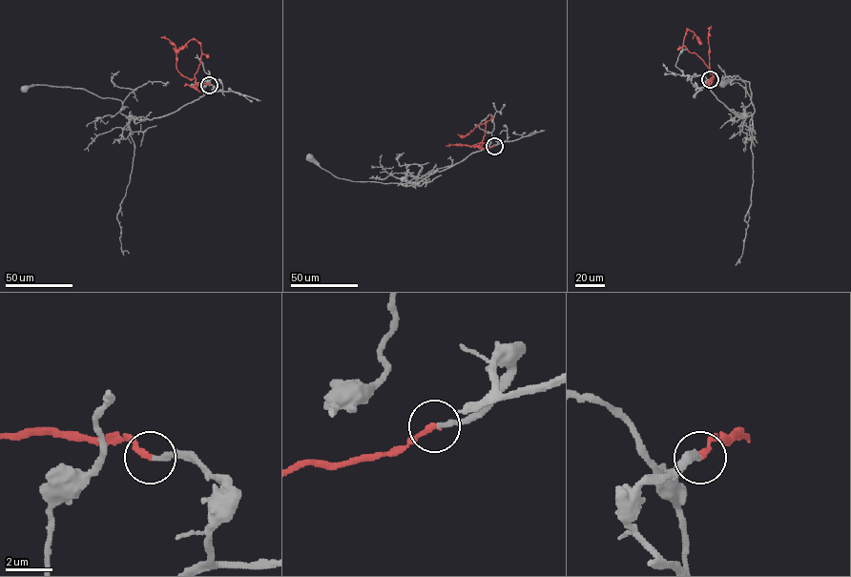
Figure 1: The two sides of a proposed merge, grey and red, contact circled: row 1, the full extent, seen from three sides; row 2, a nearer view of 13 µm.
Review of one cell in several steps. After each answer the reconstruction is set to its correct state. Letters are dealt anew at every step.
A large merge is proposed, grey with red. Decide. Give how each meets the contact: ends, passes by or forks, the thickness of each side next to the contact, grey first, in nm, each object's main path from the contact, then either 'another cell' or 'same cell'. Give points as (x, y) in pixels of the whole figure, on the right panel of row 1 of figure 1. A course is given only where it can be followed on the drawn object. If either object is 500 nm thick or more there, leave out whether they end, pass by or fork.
grey ends | red ends | 240/240 nm | grey via (710, 79), (706, 84), (729, 110), (737, 116), (752, 115), (754, 109), (749, 82), (731, 79), (722, 84) | red via (710, 79), (713, 73), (709, 68), (683, 44), (687, 30), (694, 32), (697, 38) | same cell

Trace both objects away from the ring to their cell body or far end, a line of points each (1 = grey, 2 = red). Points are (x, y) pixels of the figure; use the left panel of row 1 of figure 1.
1: (209, 85), (212, 92), (173, 113), (144, 120), (123, 114), (120, 100), (82, 89), (33, 85), (24, 89)
2: (209, 85), (196, 82), (201, 52), (199, 43), (192, 39), (177, 51), (173, 48)

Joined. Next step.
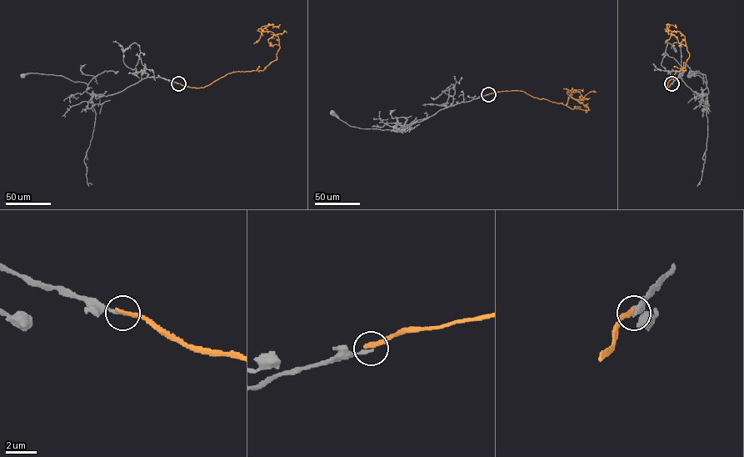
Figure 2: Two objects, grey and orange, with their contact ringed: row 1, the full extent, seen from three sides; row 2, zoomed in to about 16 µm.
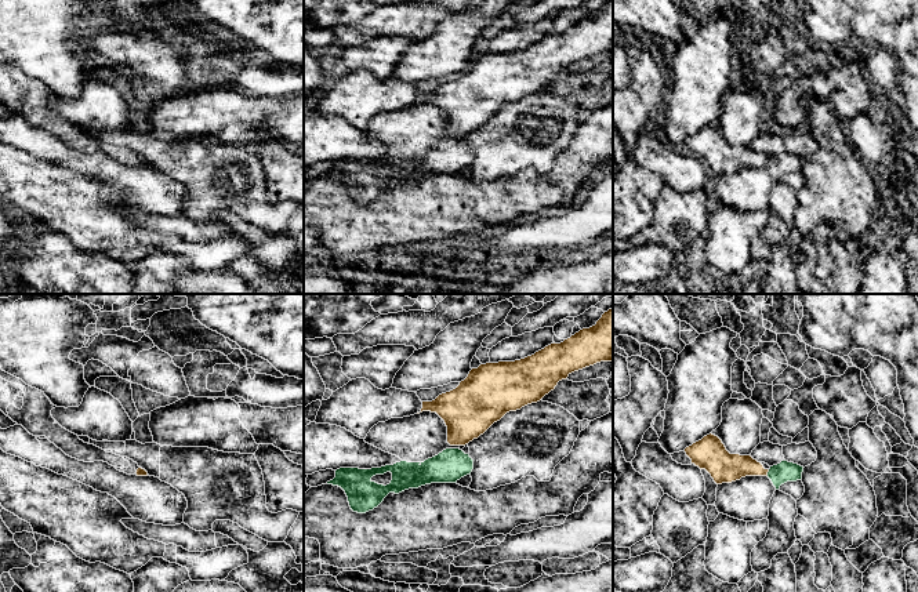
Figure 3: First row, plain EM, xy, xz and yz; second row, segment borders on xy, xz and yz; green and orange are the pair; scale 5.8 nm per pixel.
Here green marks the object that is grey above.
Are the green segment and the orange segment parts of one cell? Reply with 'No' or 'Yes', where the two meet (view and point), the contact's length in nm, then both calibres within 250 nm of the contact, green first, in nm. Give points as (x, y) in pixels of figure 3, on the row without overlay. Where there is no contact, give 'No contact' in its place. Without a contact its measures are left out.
No. Touches green at yz (768, 163). Shared border 40 nm. Thickness 120 nm (green) against 180 nm

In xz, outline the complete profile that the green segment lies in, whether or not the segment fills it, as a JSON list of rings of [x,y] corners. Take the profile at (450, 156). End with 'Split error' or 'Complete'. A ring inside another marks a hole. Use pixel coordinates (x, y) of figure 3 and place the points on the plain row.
[[[422,102],[410,108],[378,113],[370,120],[364,132],[399,148],[402,152],[381,159],[340,159],[335,161],[335,168],[327,175],[341,178],[348,188],[351,200],[358,204],[373,201],[389,184],[399,185],[431,174],[457,174],[461,168],[471,166],[473,160],[473,150],[462,142],[465,137],[450,137],[447,134],[447,117],[436,103]],[[387,163],[392,164],[389,175],[384,177],[371,171],[373,167]]]. Split error

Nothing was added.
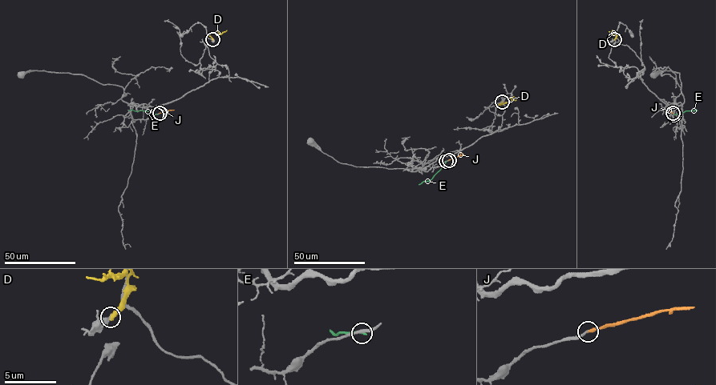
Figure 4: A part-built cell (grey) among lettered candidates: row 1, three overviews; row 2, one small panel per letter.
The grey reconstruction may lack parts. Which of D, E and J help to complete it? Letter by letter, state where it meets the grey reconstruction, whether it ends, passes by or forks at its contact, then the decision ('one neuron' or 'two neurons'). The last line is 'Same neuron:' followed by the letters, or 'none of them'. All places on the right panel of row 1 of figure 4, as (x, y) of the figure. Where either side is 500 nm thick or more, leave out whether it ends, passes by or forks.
D: contact (614, 39); it ends; two neurons
E: contact (673, 114); it ends; two neurons
J: contact (673, 113); it ends; one neuron
Same neuron: J

